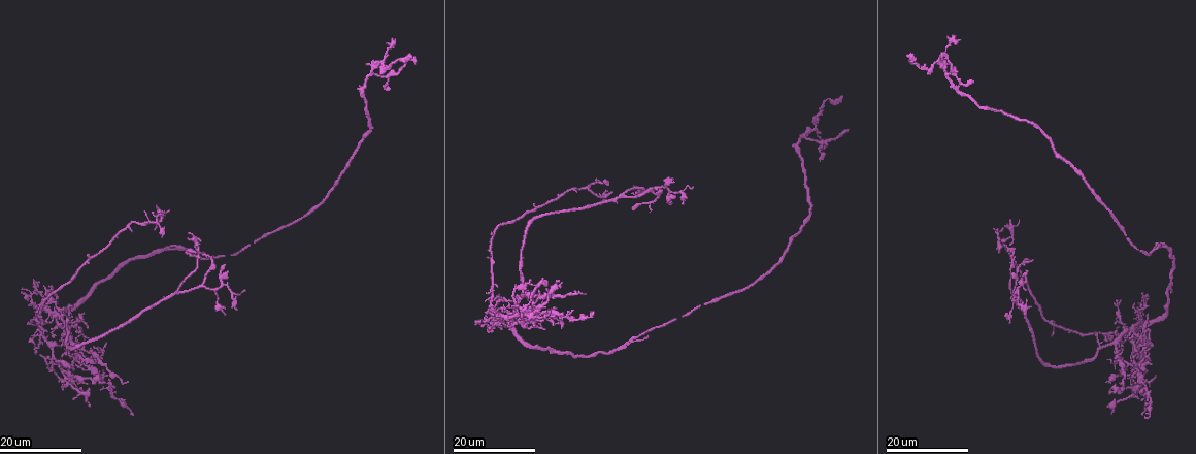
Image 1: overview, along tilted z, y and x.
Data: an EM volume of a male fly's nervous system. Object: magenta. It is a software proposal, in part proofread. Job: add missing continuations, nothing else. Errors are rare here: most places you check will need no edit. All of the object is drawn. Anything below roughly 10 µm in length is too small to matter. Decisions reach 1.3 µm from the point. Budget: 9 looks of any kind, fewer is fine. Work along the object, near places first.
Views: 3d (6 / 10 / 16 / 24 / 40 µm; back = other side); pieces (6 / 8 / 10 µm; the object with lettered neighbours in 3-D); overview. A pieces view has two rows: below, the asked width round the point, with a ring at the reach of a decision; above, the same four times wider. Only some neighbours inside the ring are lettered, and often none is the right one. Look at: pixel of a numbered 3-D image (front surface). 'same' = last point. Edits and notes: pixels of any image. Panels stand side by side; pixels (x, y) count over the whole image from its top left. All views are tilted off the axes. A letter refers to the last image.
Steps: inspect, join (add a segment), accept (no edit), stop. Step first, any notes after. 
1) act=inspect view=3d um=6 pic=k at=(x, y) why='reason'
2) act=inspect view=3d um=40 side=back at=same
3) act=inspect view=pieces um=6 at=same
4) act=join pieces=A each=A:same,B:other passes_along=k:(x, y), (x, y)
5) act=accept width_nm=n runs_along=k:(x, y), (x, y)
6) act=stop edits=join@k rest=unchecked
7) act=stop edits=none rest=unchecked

act=inspect view=3d um=24 pic=1 at=(386, 42) why='free end'

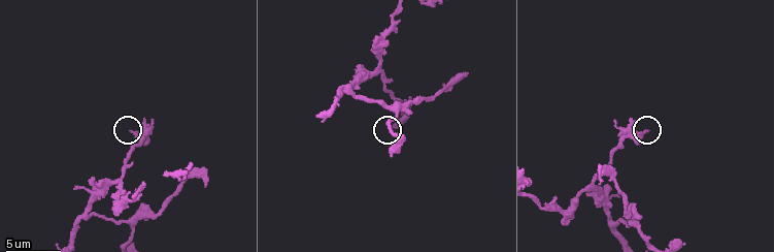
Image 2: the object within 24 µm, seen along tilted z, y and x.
act=inspect view=pieces um=8 pic=2 at=(647, 132)

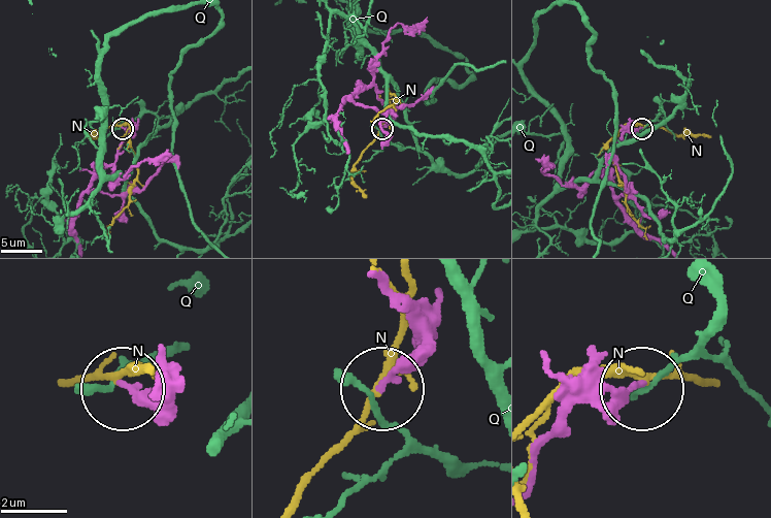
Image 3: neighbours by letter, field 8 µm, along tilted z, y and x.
act=accept each=N:other,Q:other runs_along=3:(377, 277), (425, 336), (384, 385) found='none of them fits'

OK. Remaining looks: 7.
act=inspect view=3d um=24 pic=1 at=(907, 57) why='end of a long branch'

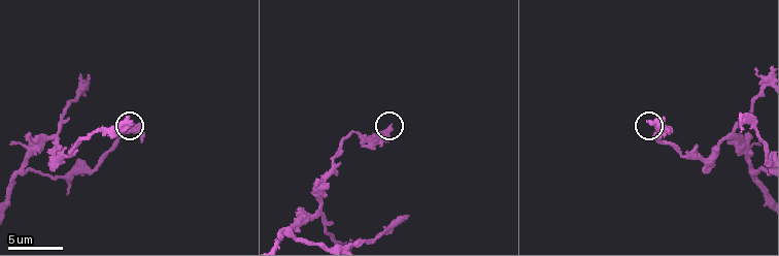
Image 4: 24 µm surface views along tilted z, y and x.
act=inspect view=pieces um=8 pic=4 at=(129, 120)

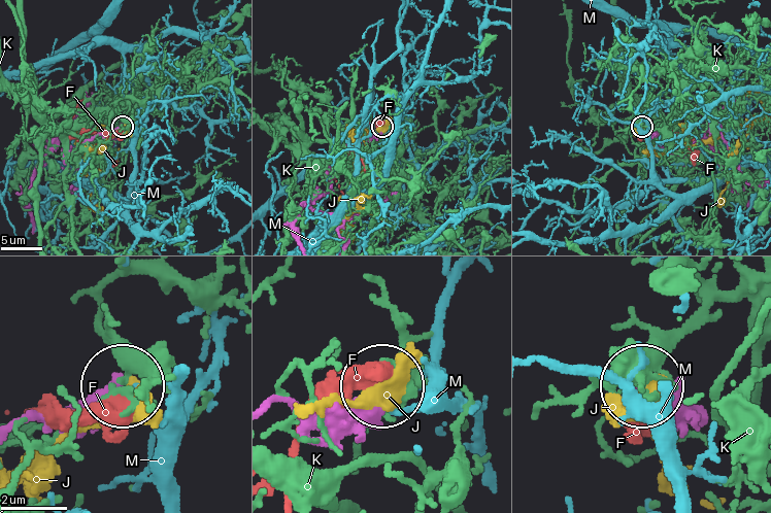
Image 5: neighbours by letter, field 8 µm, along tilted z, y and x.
act=accept each=F:other,J:other,K:other,M:other found='no lettered segment goes on from it'

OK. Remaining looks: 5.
act=inspect view=3d um=16 pic=1 at=(646, 336)

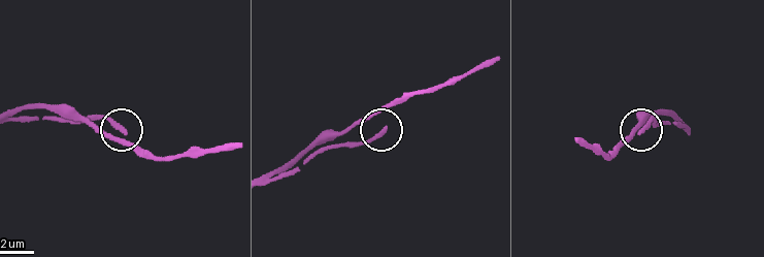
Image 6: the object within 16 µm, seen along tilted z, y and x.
act=inspect view=3d um=6 pic=6 at=(125, 133)

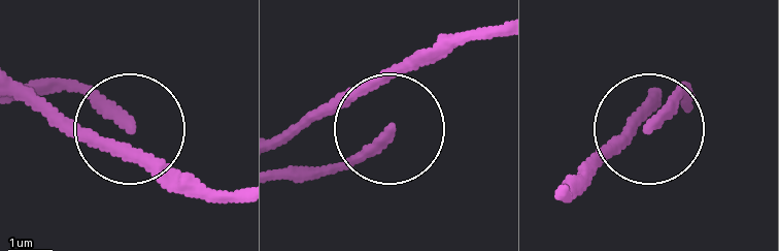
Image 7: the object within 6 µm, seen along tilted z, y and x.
act=inspect view=pieces um=6 pic=7 at=(129, 123)

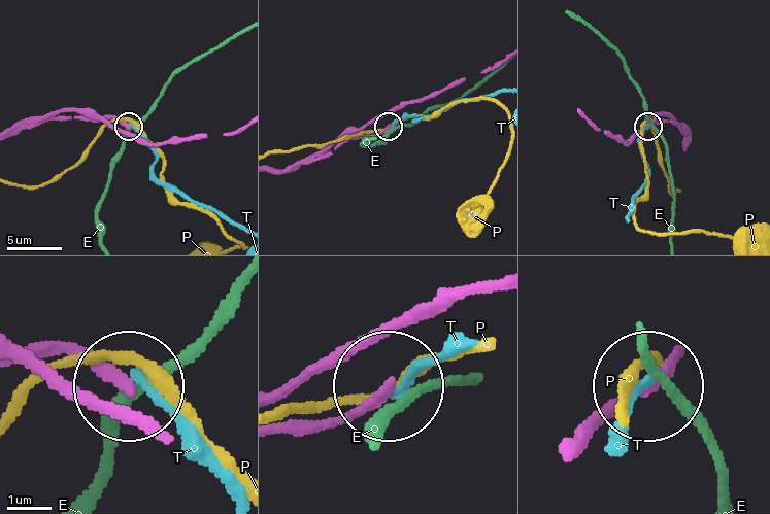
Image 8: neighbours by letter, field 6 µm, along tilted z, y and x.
act=accept each=E:other,P:other,T:other runs_along=8:(281, 433), (348, 418), (379, 390) found='no lettered segment goes on from it'

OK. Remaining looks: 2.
act=inspect view=3d um=24 pic=1 at=(633, 207) why='end of a long branch'

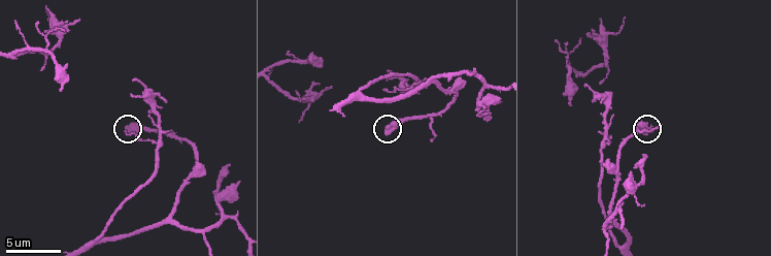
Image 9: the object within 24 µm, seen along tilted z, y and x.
act=inspect view=pieces um=8 pic=9 at=(649, 127) why='what lies round it'

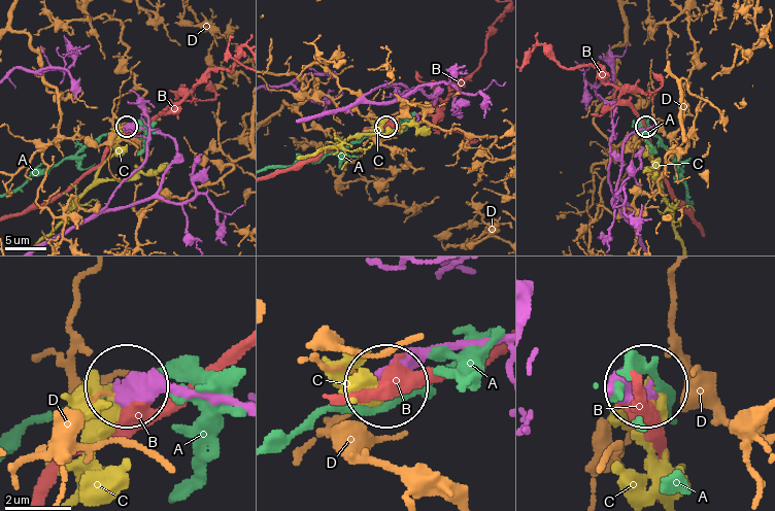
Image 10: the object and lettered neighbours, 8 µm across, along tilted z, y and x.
act=accept each=A:other,B:other,C:other,D:other runs_along=10:(133, 206), (156, 192), (175, 143), (163, 133), (128, 128) found='no lettered segment goes on from it'

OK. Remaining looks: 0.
act=stop edits=none rest=unchecked

